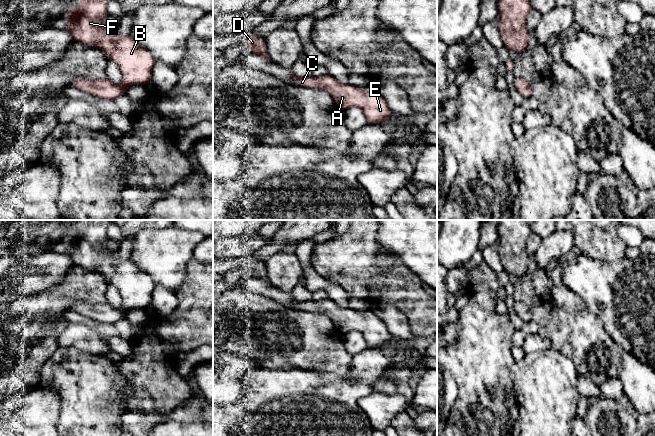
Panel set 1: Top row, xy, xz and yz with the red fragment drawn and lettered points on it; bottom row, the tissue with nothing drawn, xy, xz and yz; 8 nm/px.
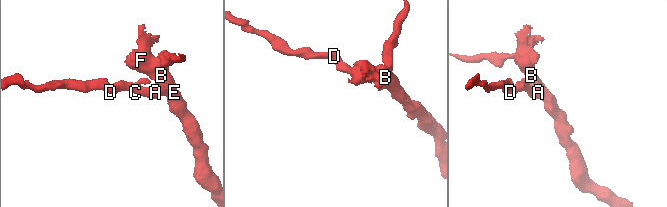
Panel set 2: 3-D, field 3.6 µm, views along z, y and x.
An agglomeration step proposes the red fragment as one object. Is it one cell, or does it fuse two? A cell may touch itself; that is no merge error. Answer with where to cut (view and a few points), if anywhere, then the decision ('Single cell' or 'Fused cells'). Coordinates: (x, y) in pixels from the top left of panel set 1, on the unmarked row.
No split. Single cell

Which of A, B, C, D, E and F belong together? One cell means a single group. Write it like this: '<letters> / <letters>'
A B C D E F

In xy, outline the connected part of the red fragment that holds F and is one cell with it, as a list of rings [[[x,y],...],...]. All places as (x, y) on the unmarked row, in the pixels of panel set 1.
[[[97,220],[93,223],[84,221],[83,225],[76,230],[73,230],[66,237],[65,255],[72,258],[76,266],[80,266],[85,270],[96,270],[101,273],[107,283],[113,284],[119,291],[122,297],[122,304],[119,309],[114,309],[108,302],[105,303],[87,303],[78,301],[71,310],[87,316],[98,322],[113,324],[116,321],[126,318],[129,310],[140,308],[148,309],[152,301],[152,292],[155,289],[155,282],[144,271],[139,269],[131,258],[123,260],[118,257],[118,252],[107,251],[104,248],[106,242],[107,228],[112,220]]]

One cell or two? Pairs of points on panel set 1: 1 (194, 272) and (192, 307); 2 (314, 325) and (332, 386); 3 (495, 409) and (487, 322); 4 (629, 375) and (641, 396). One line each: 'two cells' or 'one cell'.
1: one cell
2: two cells
3: one cell
4: one cell

